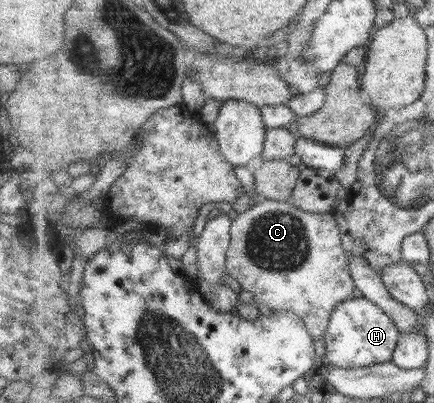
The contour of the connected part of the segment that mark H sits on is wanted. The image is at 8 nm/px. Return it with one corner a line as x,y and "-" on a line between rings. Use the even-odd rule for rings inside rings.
363,296
343,301
337,305
324,337
326,351
324,363
348,369
392,363
401,332
393,318
373,301

